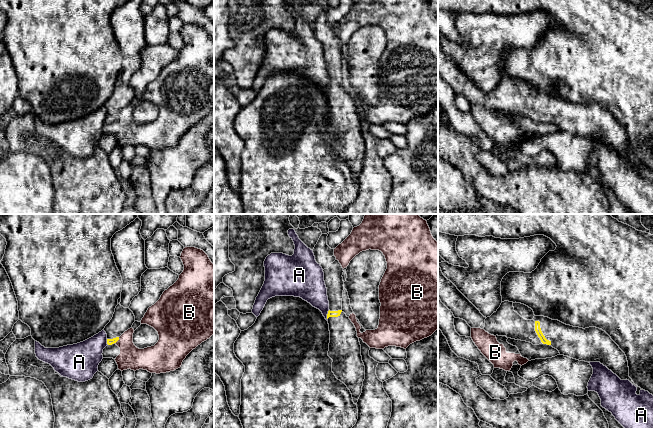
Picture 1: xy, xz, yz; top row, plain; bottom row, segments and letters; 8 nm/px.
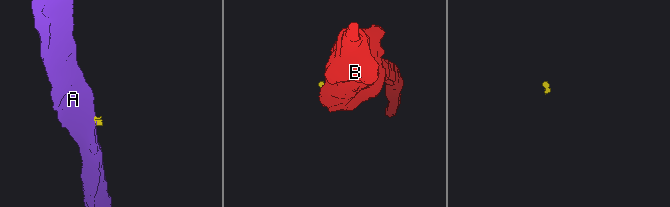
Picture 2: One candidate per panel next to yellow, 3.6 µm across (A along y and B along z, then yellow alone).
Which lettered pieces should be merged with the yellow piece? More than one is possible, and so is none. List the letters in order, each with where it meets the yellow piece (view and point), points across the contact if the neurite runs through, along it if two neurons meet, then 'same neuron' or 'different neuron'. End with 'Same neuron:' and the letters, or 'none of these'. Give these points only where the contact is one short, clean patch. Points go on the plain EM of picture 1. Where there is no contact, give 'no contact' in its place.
A: xz (327, 91) | along xz (329, 86), (327, 95) | different neuron
B: xy (118, 115) | along xy (119, 113), (115, 119) | different neuron
Same neuron: none of these

